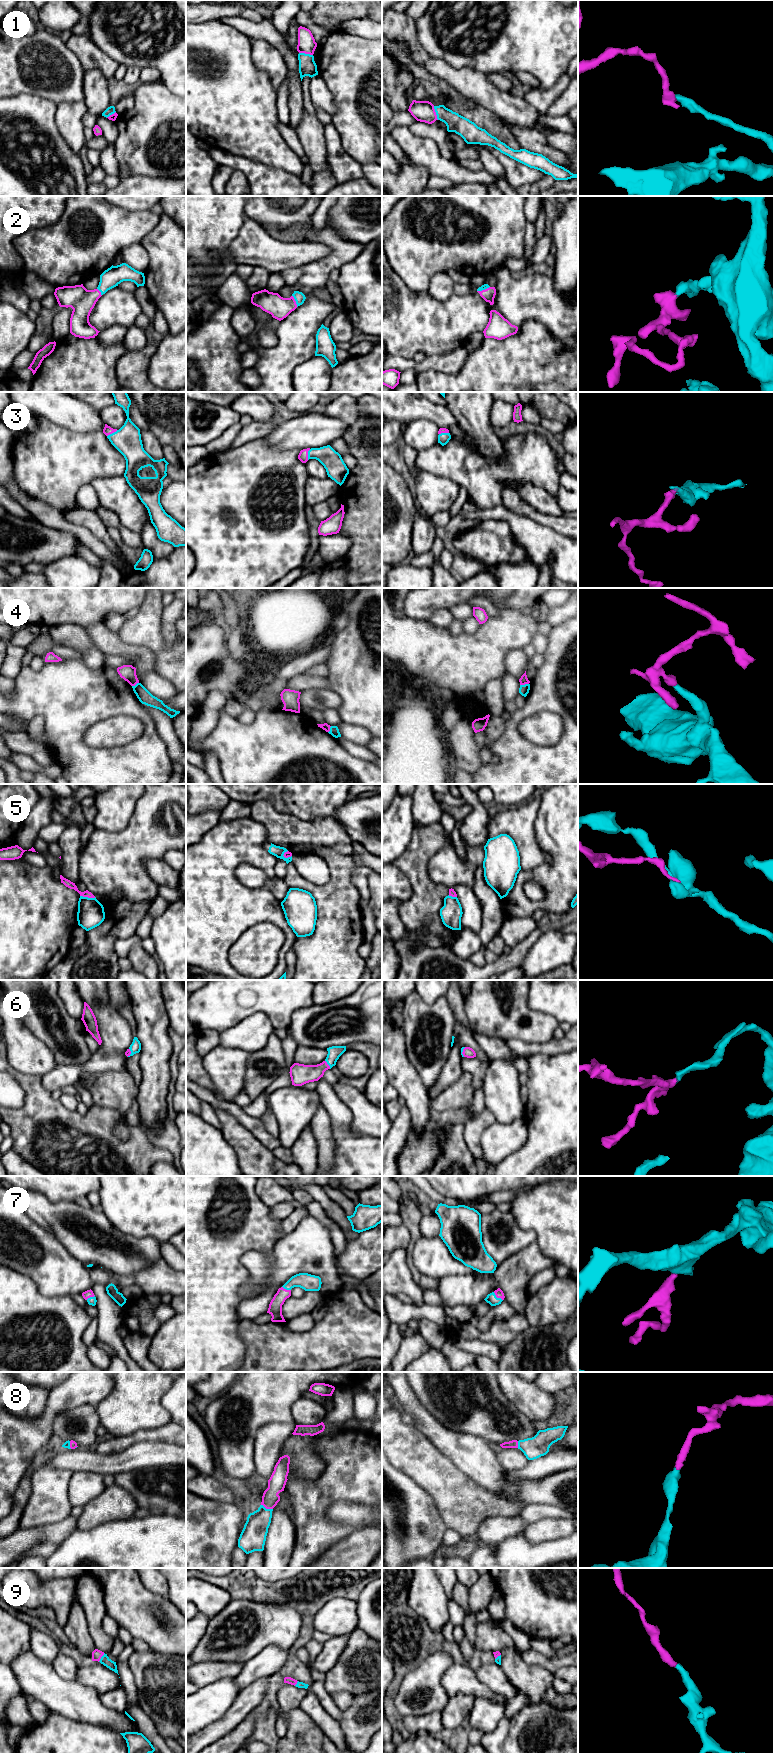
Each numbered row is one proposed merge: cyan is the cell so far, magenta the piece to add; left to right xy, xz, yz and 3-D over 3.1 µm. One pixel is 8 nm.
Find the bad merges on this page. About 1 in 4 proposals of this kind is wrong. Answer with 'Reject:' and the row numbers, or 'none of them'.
Reject: 1, 4

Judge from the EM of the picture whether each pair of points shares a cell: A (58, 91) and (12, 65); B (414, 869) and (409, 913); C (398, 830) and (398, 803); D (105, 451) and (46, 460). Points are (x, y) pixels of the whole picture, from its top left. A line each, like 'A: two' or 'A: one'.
A: one
B: one
C: one
D: one

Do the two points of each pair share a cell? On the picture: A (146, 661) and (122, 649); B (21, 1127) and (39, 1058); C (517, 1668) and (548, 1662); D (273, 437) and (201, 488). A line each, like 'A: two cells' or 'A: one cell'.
A: one cell
B: two cells
C: two cells
D: two cells

